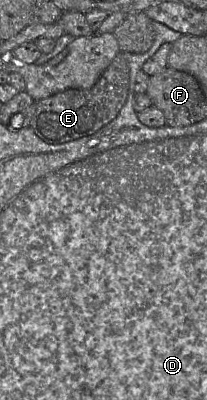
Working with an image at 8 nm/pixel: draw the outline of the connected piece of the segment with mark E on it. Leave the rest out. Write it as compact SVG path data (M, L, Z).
M119 52L90 89L67 89L37 102L30 128L49 144L64 144L94 134L120 113L126 104L130 86L130 69Z

